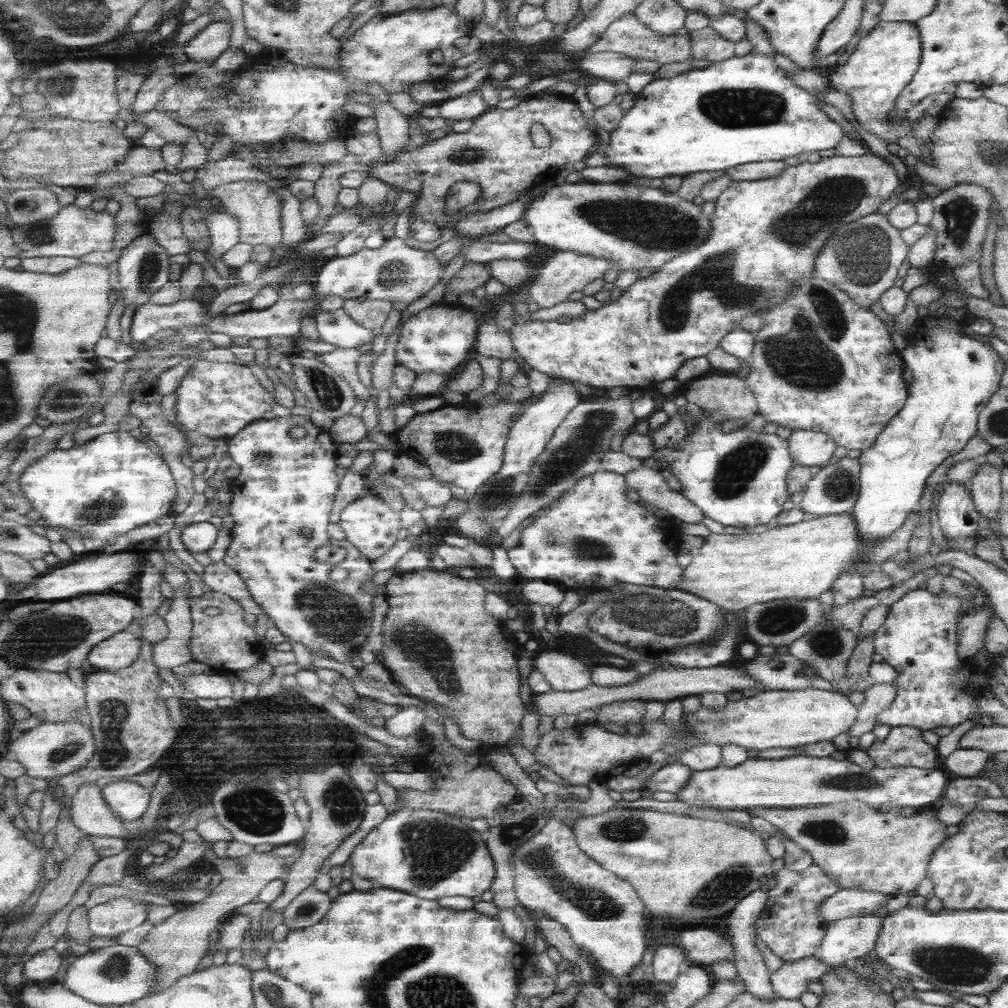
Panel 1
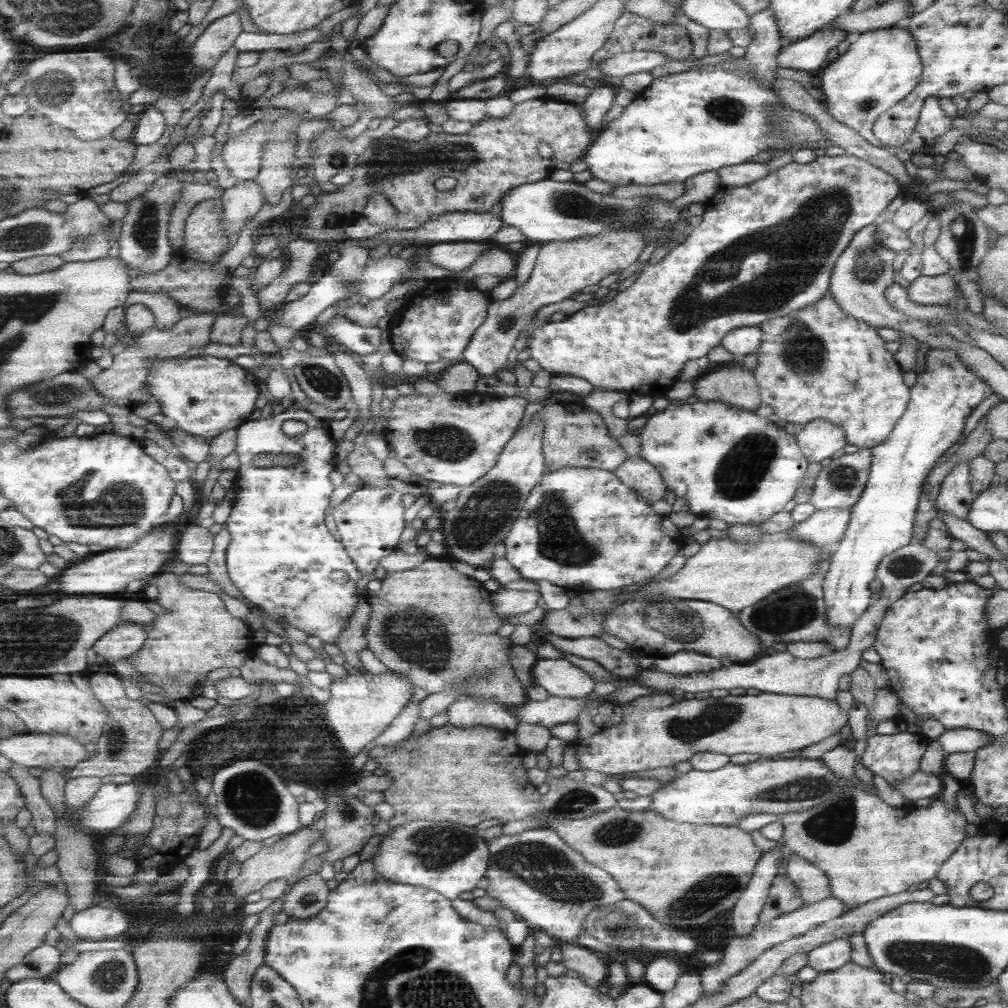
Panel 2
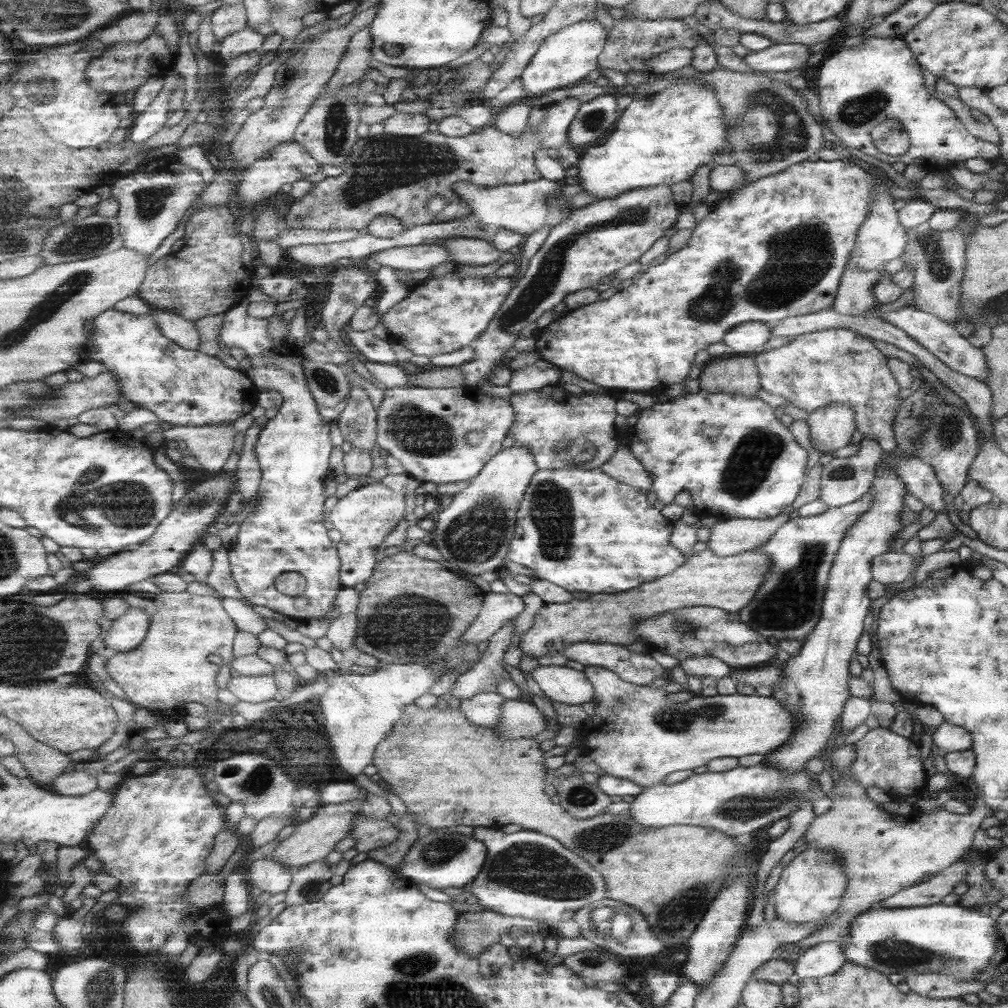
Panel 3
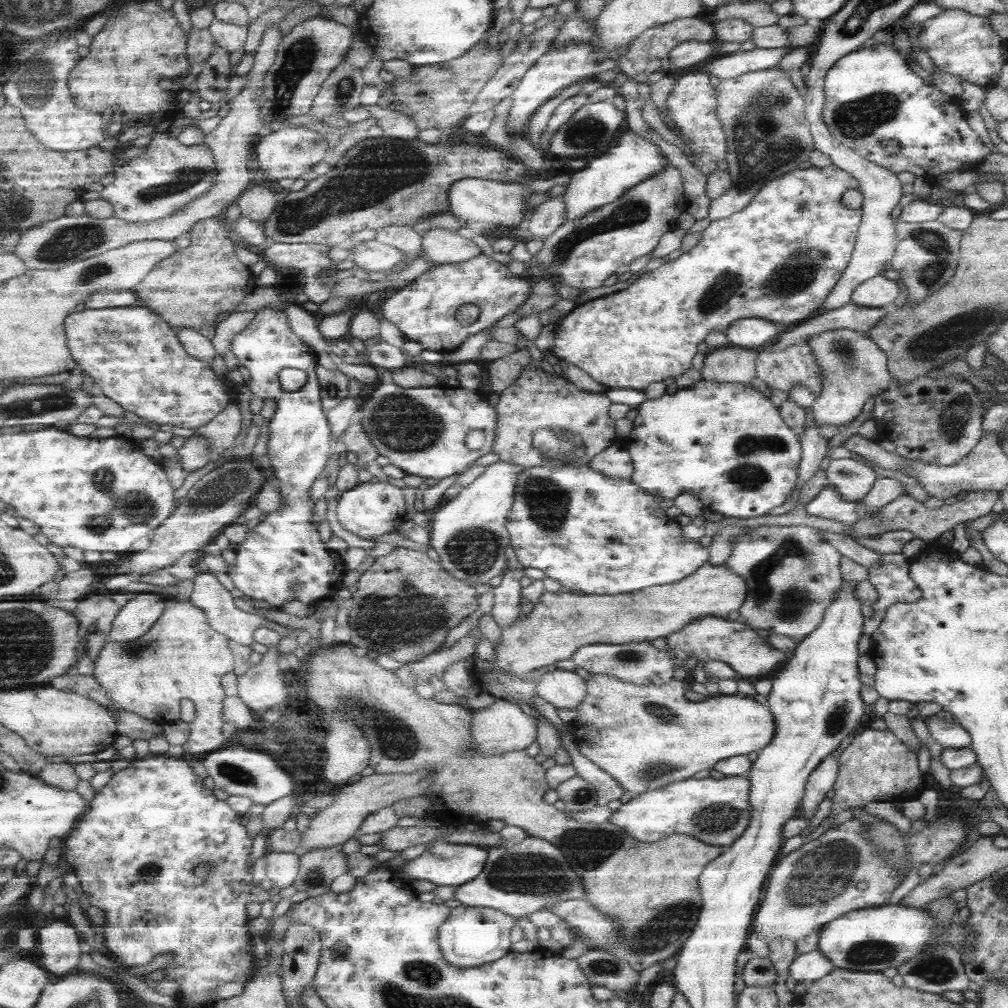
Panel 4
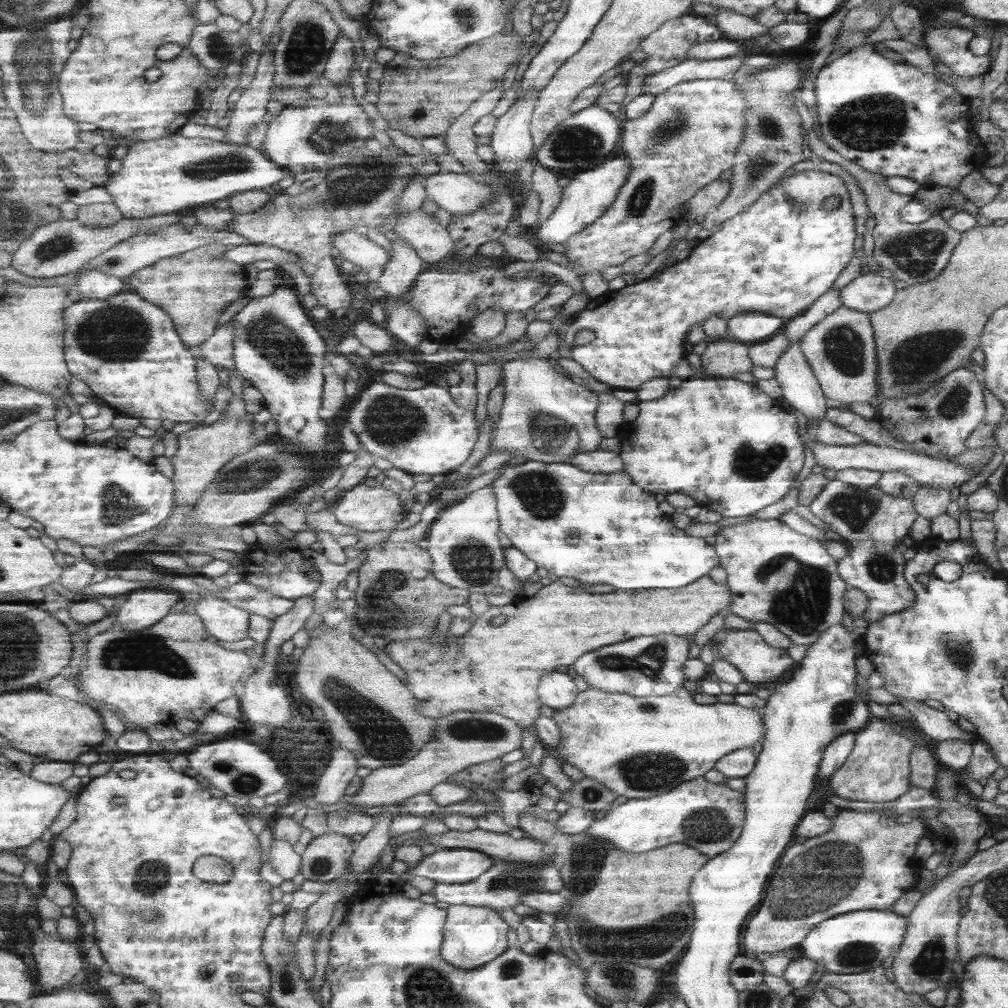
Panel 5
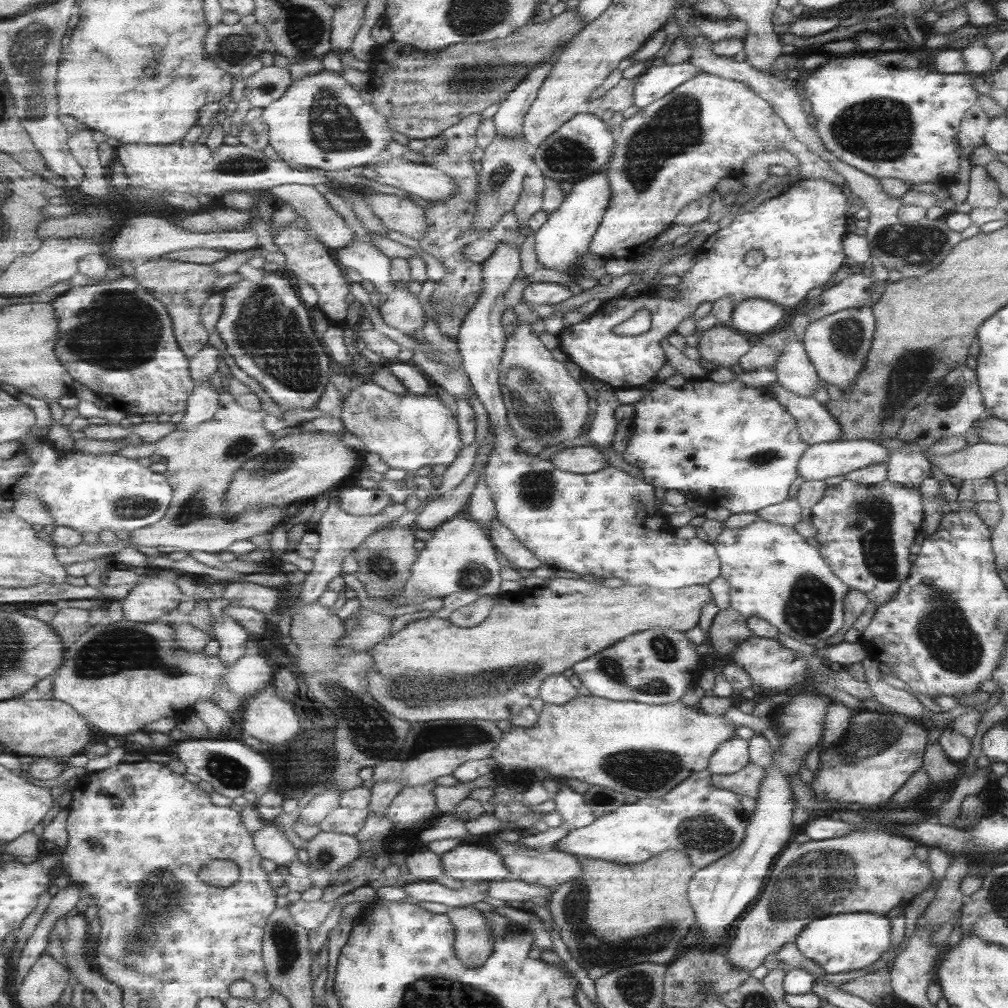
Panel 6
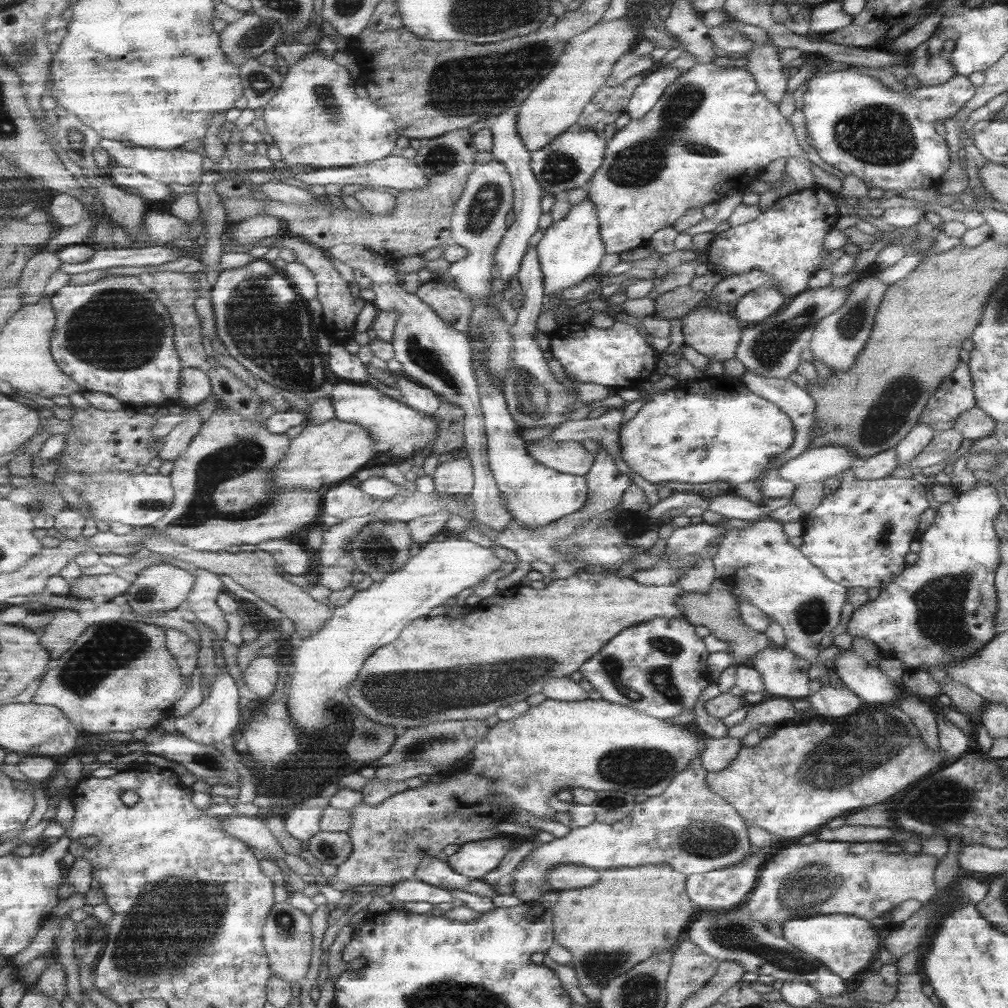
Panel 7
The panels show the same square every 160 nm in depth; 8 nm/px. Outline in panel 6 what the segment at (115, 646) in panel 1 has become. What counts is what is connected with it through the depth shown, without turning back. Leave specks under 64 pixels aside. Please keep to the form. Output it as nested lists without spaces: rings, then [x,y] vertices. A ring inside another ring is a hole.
[[[153,578],[151,582],[139,584],[125,598],[122,609],[131,622],[157,623],[161,617],[175,611],[184,598],[177,580]]]

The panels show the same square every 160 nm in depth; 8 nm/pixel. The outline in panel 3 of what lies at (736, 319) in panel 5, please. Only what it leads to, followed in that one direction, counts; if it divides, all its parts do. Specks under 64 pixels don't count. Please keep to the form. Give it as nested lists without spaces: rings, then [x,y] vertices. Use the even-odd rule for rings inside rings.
[[[763,322],[739,323],[723,337],[722,343],[730,348],[735,356],[761,353],[763,344],[771,337],[770,329]]]

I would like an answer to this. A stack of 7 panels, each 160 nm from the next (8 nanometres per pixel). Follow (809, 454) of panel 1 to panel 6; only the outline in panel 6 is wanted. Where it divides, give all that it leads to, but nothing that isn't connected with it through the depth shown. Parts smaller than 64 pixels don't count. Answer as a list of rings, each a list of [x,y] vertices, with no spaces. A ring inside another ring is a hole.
[[[869,306],[849,308],[809,321],[803,334],[803,346],[816,375],[825,384],[844,390],[864,367],[864,360],[872,341],[874,318]]]

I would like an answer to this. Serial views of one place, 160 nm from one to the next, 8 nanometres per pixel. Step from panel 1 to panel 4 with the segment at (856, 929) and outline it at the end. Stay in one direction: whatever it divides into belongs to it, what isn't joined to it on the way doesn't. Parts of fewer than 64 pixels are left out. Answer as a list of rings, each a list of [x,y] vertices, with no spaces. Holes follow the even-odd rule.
[[[814,949],[795,957],[788,966],[788,975],[797,982],[807,983],[825,976],[833,968],[832,962]]]

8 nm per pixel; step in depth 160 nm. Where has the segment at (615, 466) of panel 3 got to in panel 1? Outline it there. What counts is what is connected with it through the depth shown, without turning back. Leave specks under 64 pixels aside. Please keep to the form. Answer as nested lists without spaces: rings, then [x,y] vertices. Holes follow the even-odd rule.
[[[640,466],[637,470],[626,475],[626,483],[637,490],[640,500],[645,505],[662,508],[670,514],[676,522],[697,524],[703,520],[703,513],[694,504],[691,504],[677,490],[665,484],[665,474],[650,467]]]

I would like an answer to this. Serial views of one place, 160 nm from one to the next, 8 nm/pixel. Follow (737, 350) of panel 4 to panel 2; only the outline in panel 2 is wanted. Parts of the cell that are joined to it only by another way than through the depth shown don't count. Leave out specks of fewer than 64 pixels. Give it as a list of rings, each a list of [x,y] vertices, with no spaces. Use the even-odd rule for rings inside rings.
[[[737,360],[734,364],[718,371],[707,372],[699,376],[694,382],[694,396],[697,401],[703,402],[724,402],[741,410],[753,410],[759,406],[759,389],[753,378],[752,371],[748,371]]]

